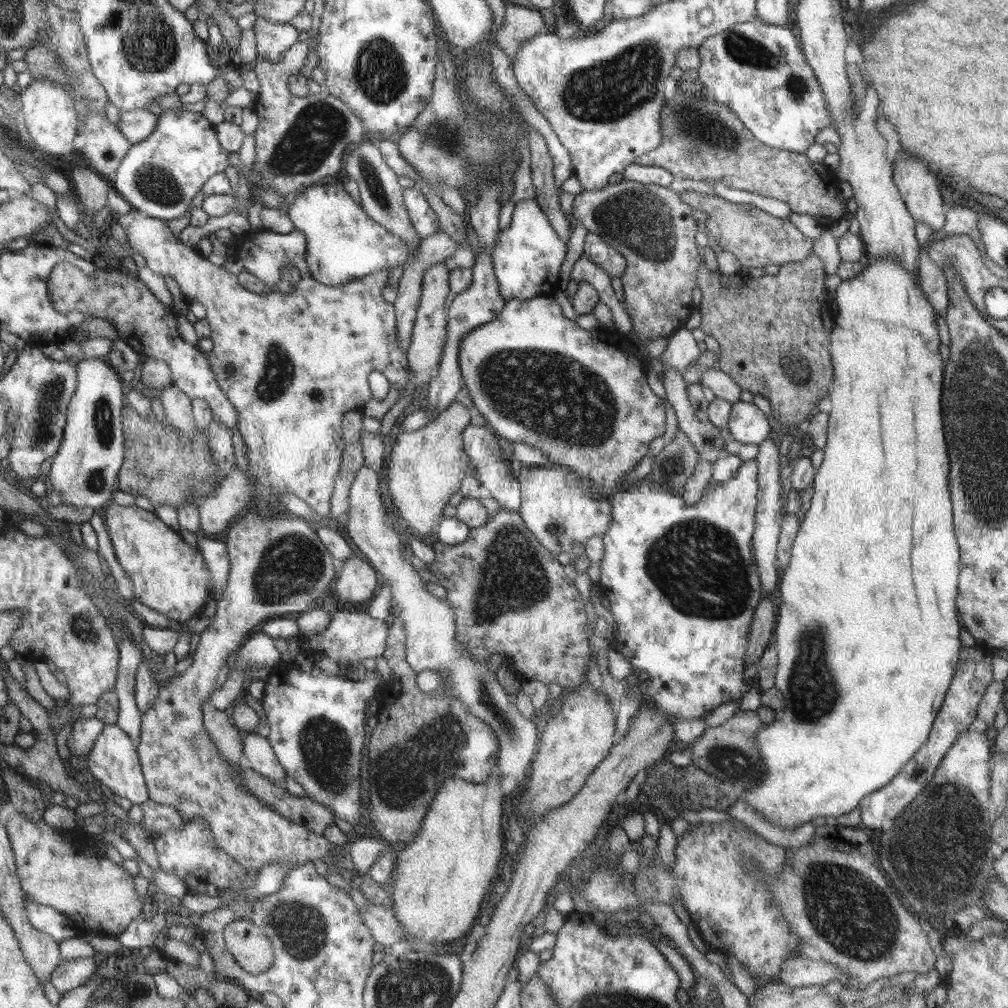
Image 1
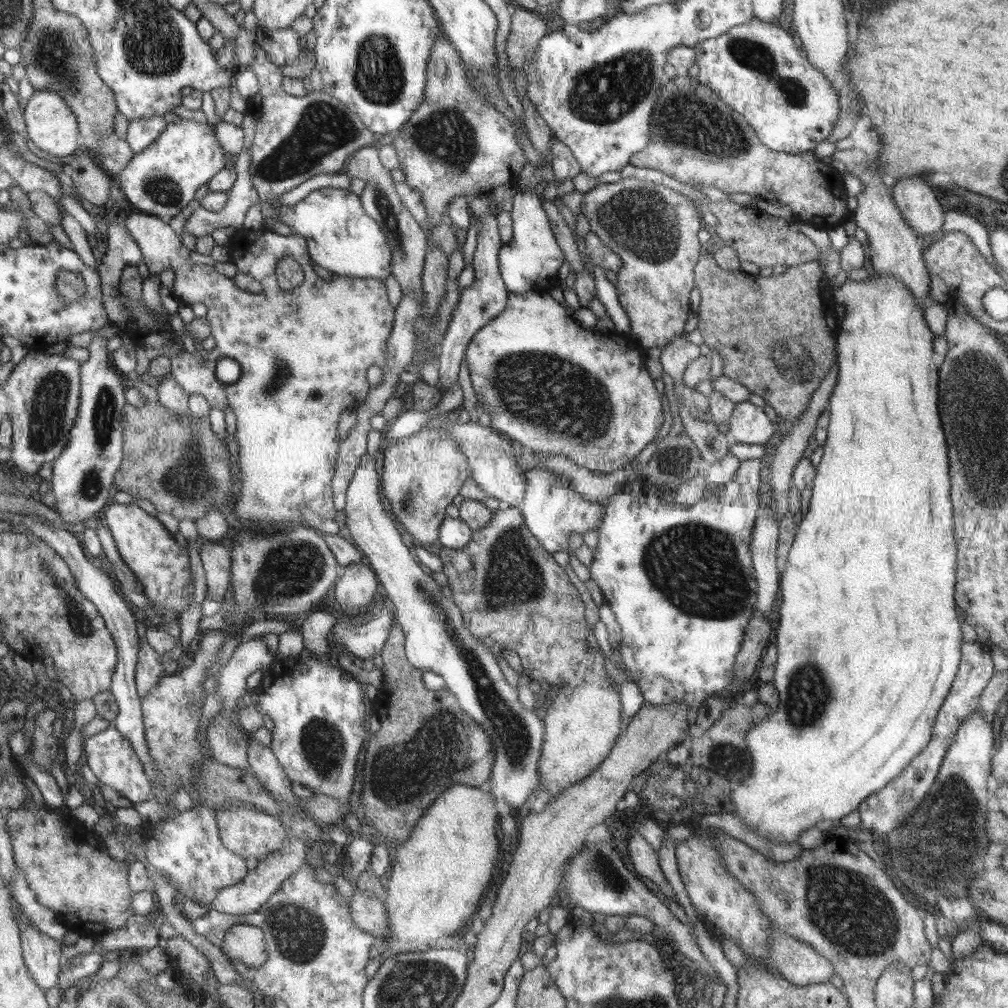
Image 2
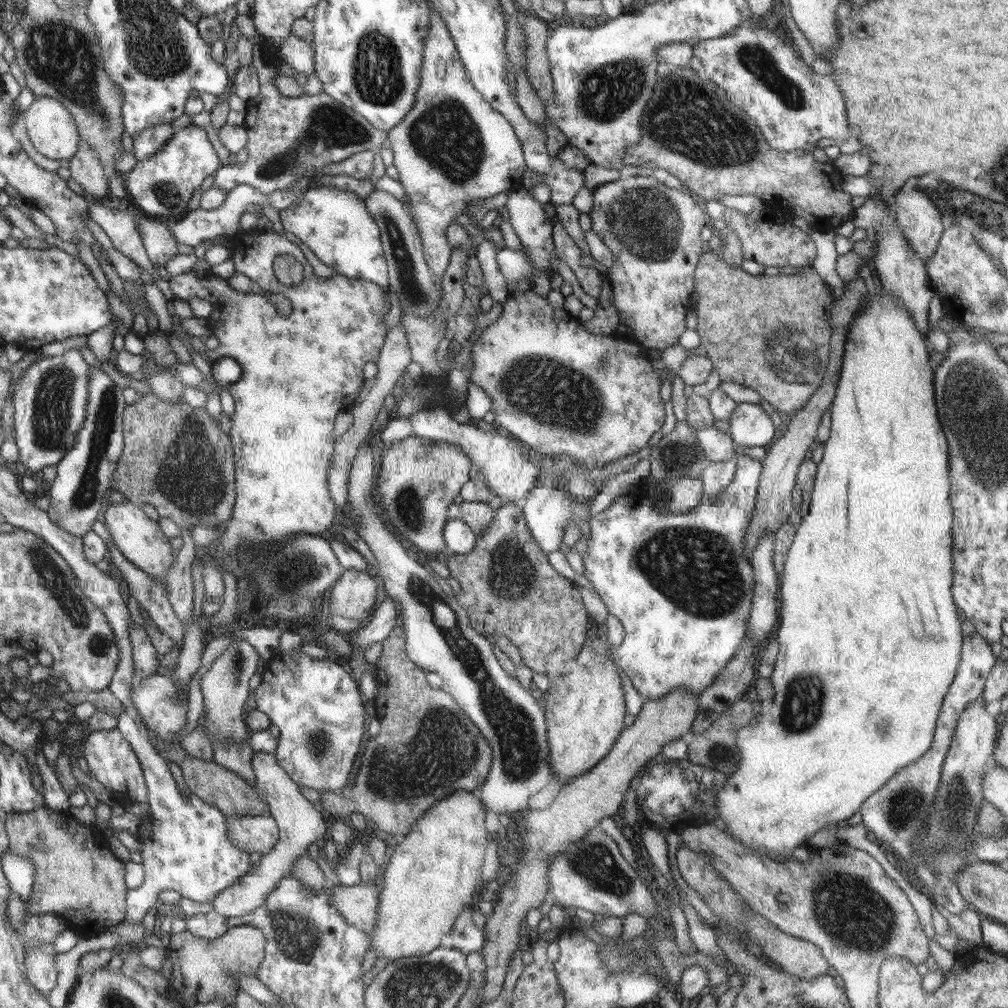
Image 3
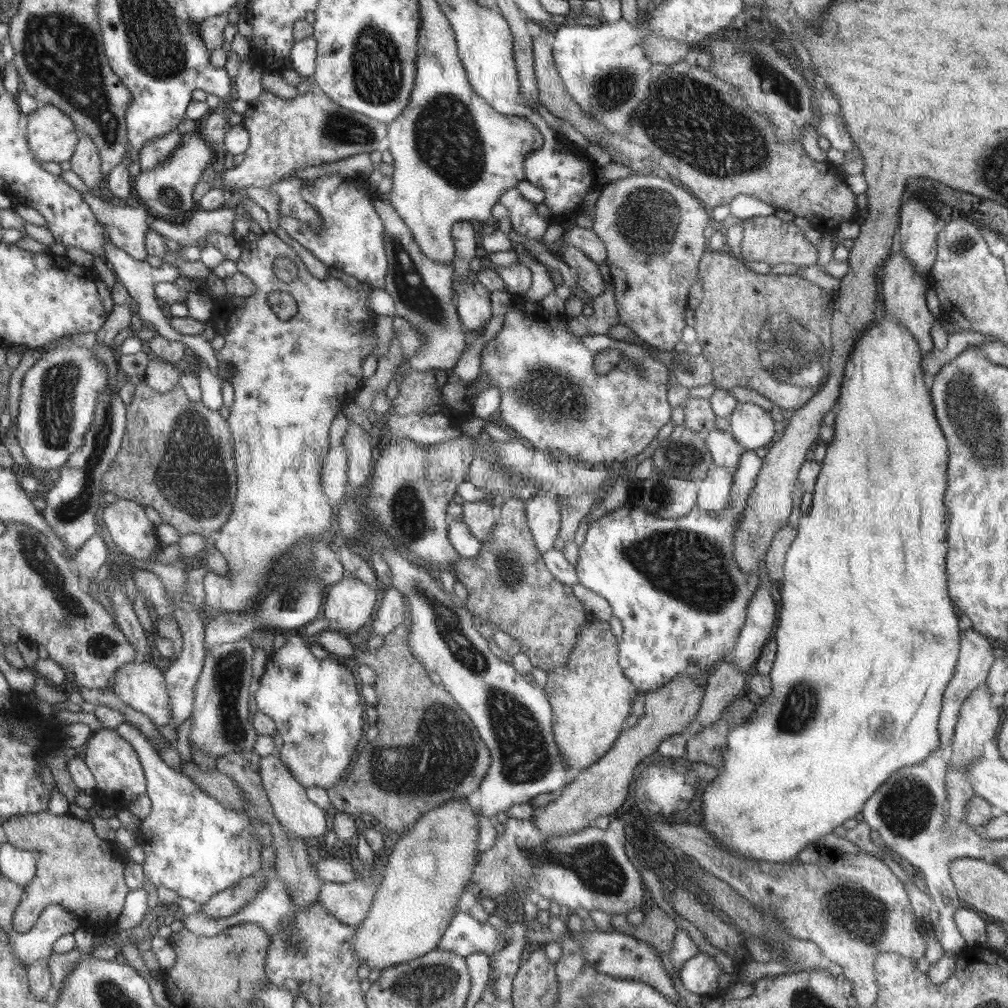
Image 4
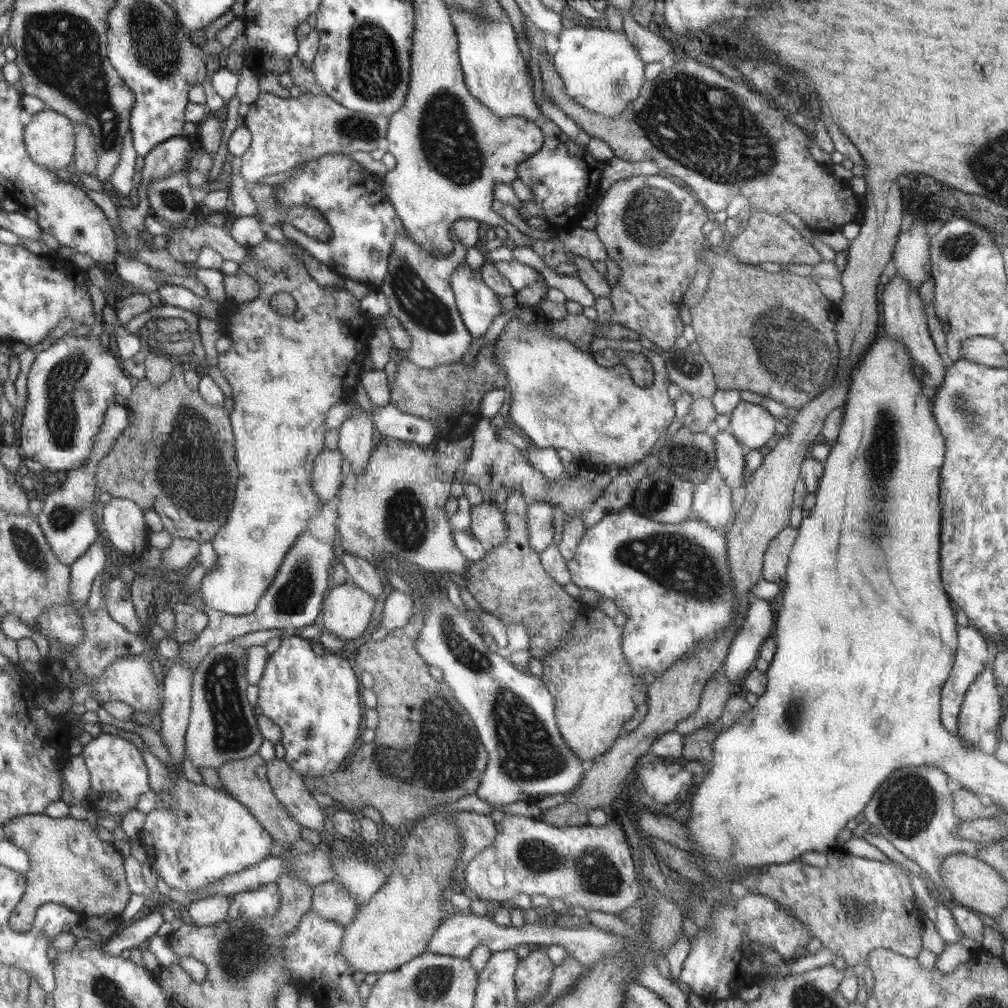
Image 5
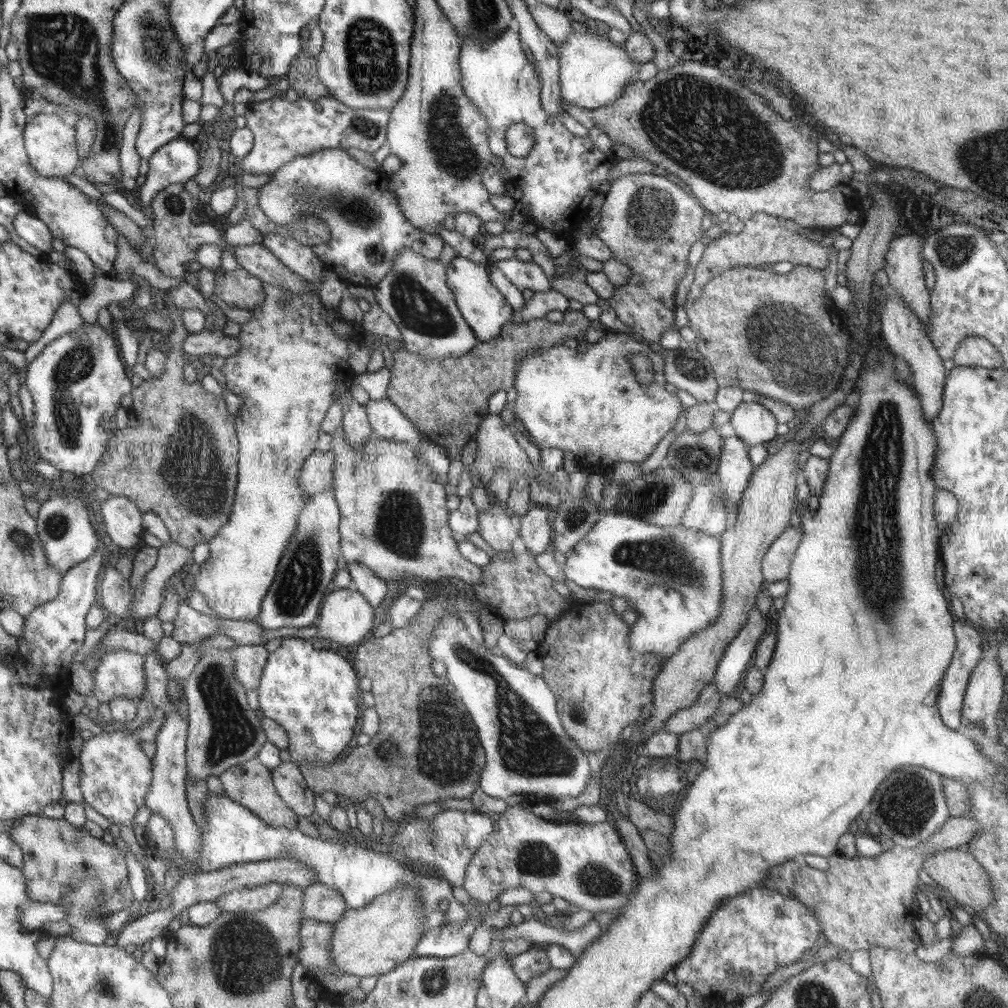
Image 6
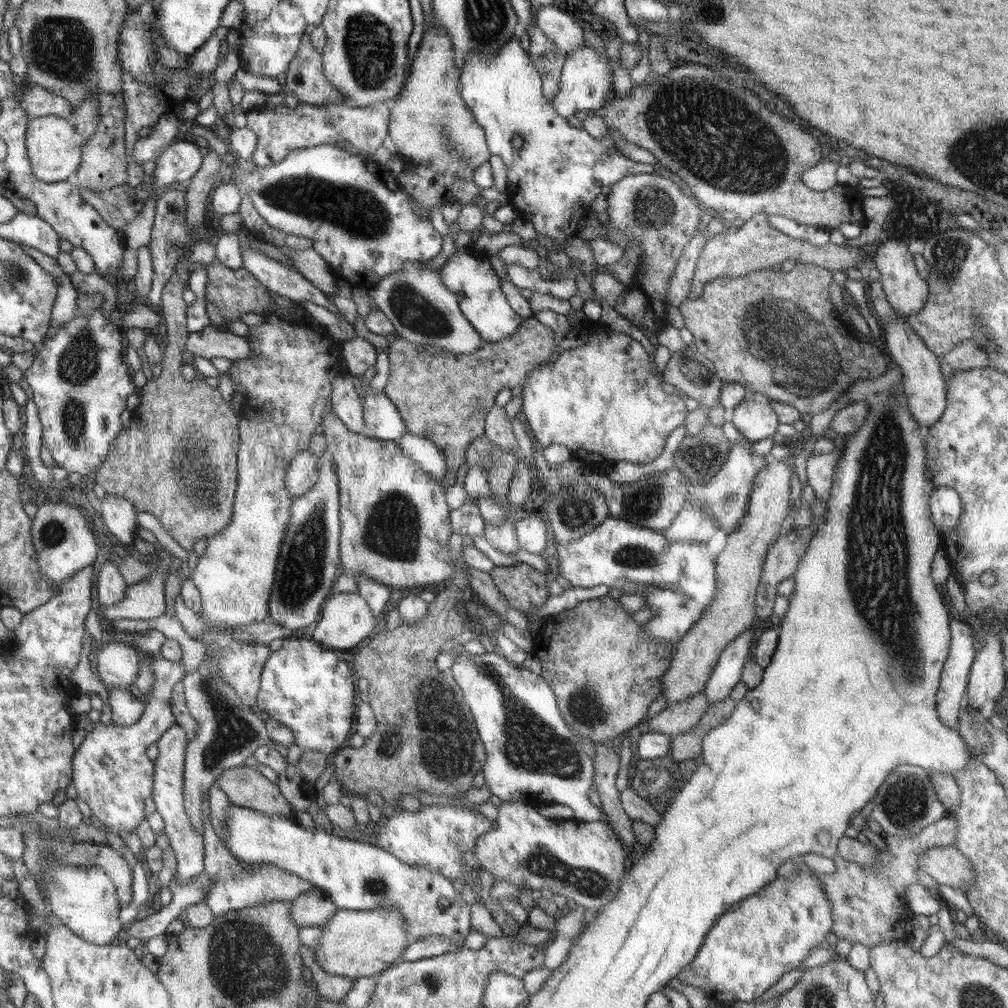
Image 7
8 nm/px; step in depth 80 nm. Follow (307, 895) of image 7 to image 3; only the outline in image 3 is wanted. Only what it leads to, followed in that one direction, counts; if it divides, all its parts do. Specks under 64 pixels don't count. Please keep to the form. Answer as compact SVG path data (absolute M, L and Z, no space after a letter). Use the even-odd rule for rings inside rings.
M360 883L353 886L326 887L326 891L333 894L332 904L340 910L349 923L365 933L374 928L381 886L376 883L371 885Z

